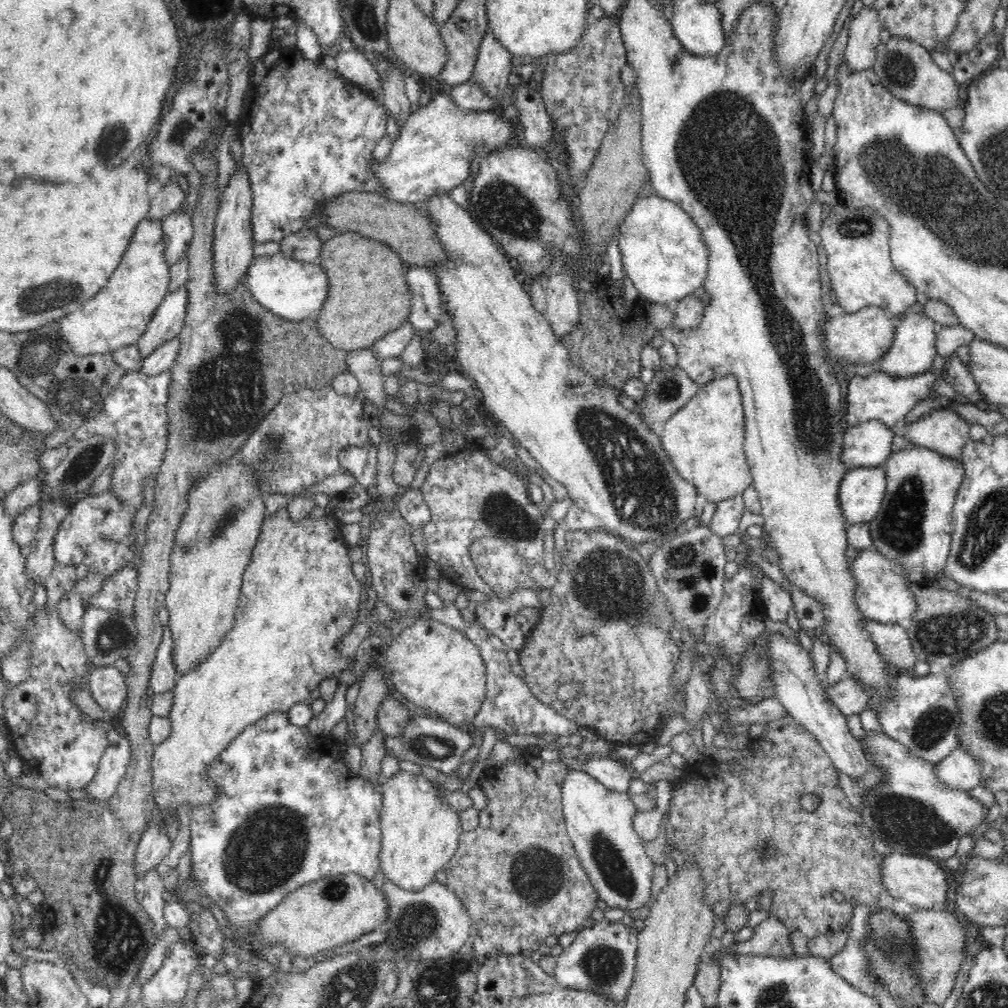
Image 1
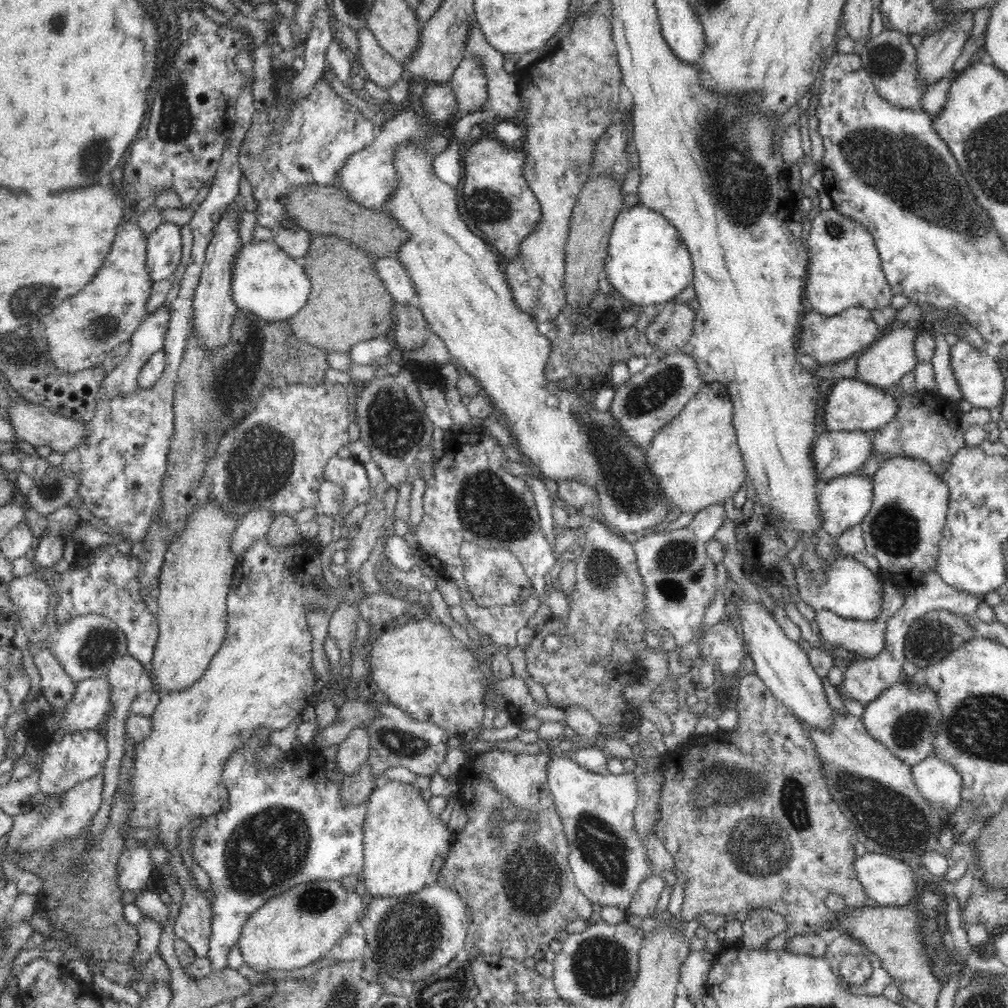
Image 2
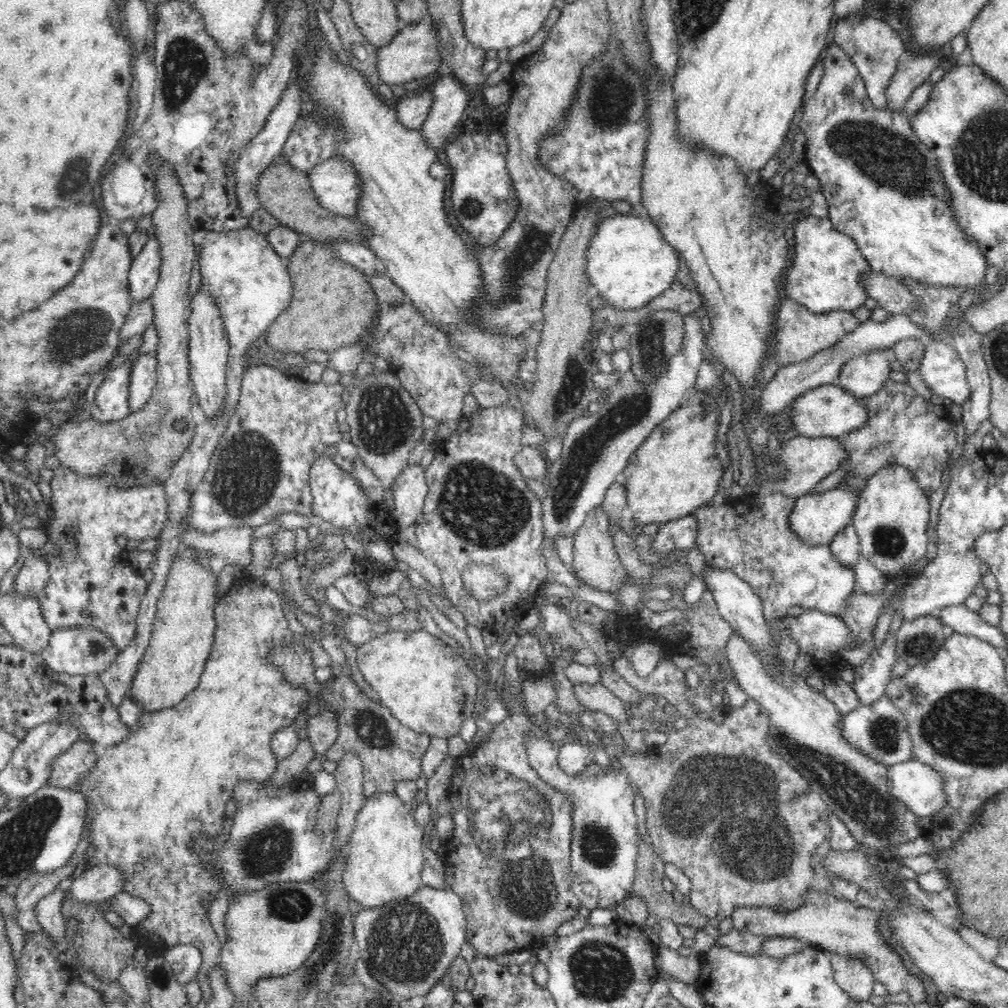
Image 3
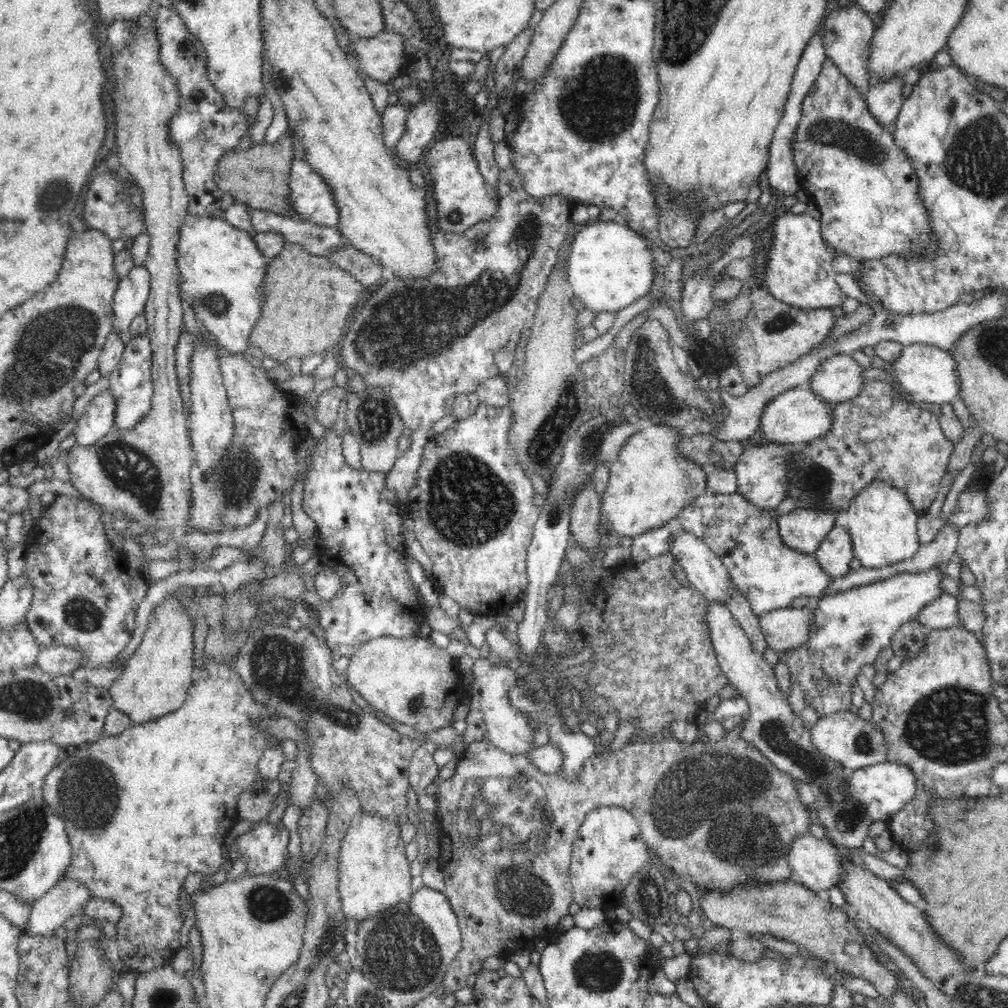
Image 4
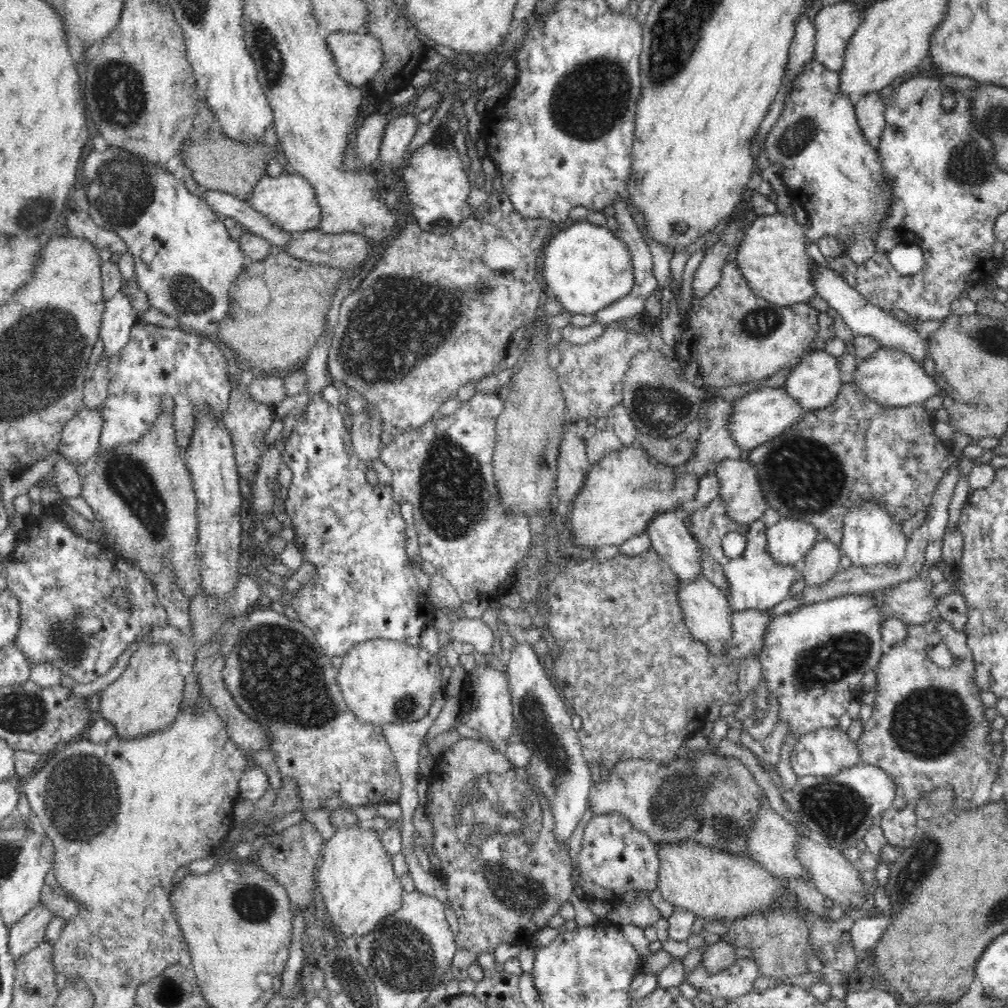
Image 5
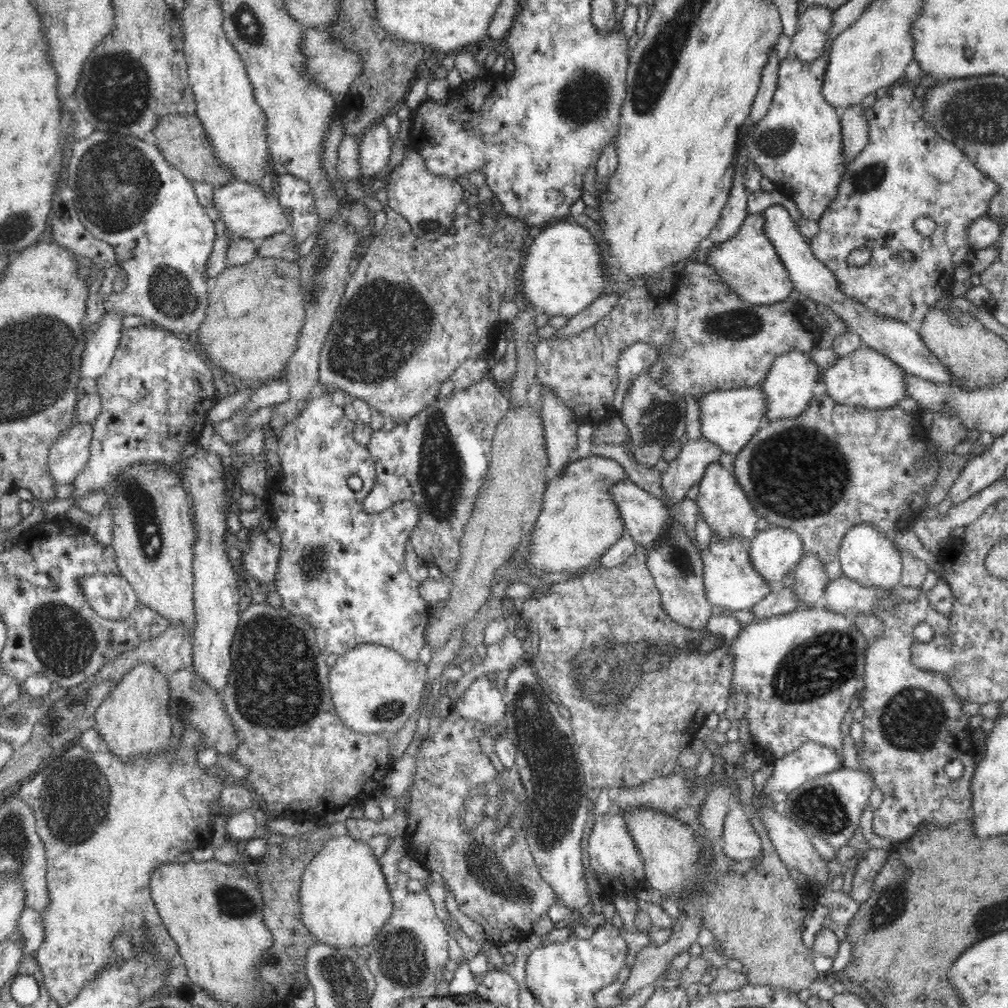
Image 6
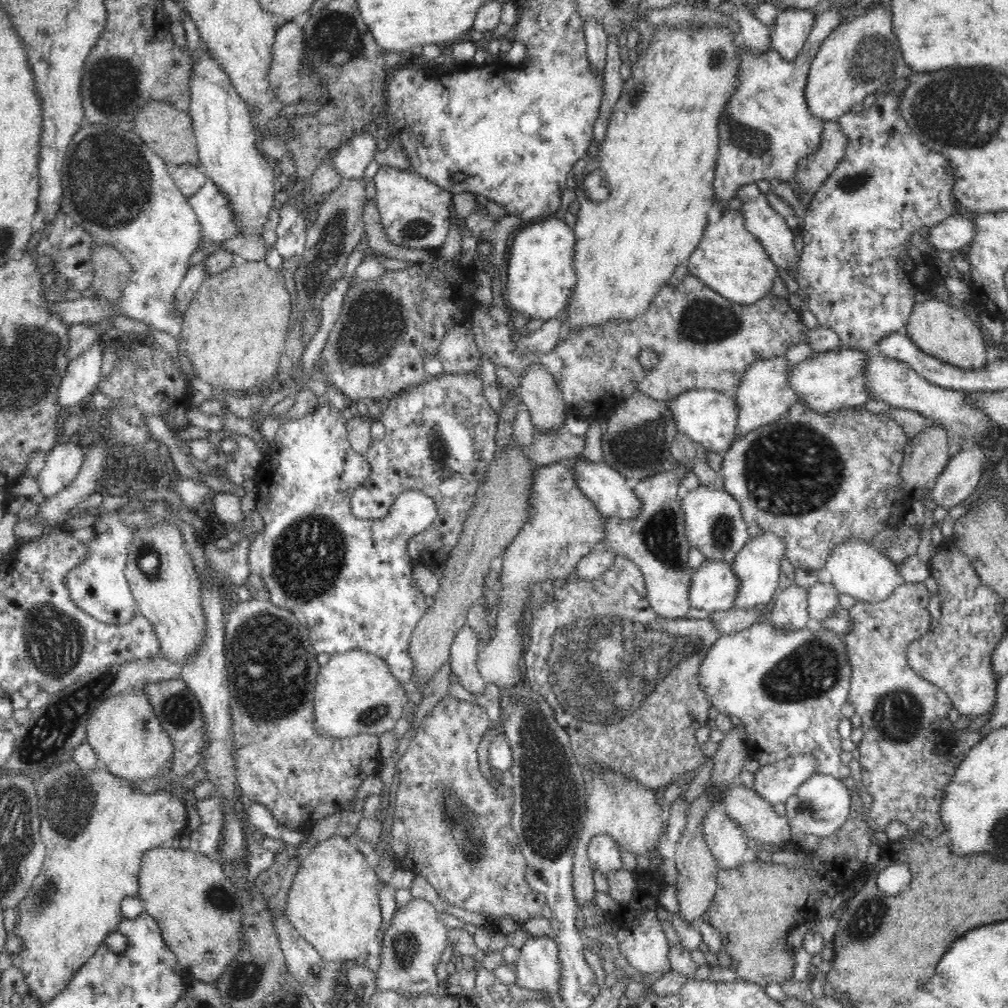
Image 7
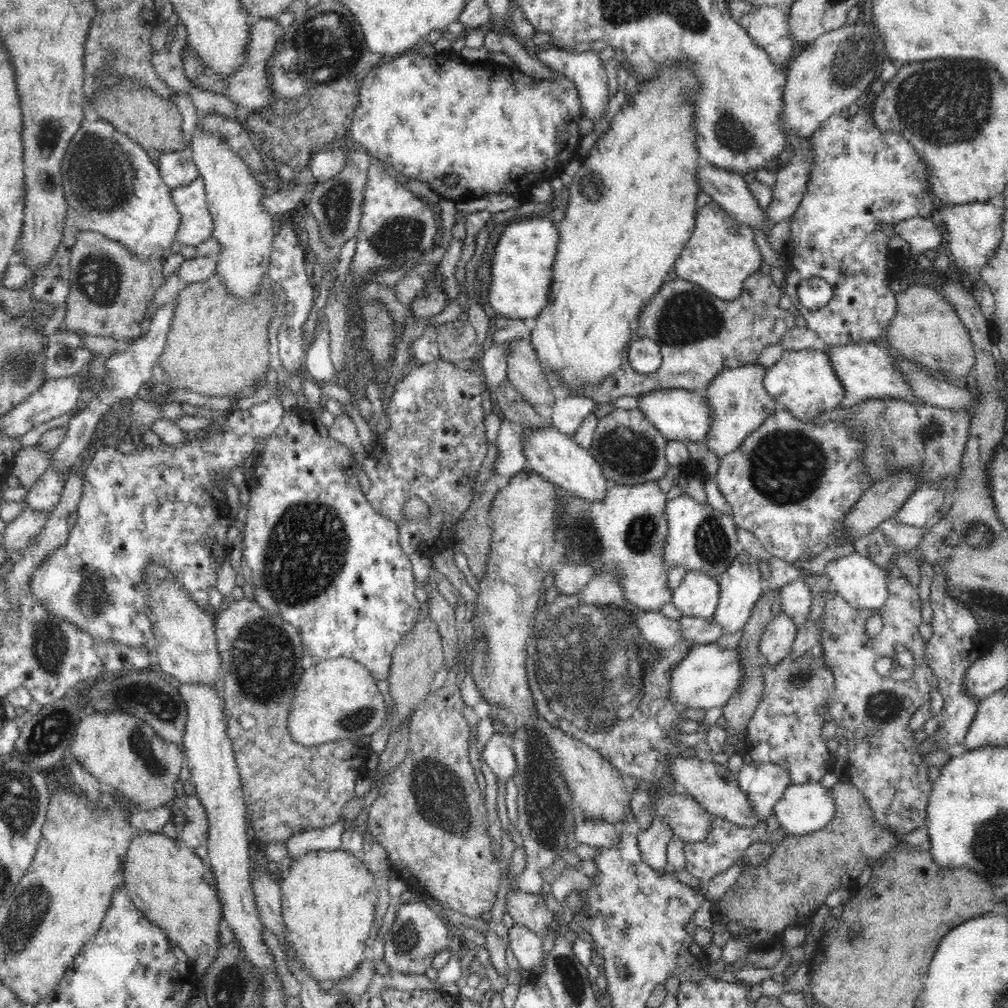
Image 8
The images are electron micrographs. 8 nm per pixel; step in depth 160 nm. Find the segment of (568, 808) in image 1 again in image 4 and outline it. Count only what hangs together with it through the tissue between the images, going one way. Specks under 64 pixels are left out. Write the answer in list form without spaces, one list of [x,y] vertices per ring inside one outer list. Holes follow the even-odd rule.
[[[480,657],[473,664],[471,678],[471,698],[466,719],[467,729],[463,732],[463,744],[488,740],[494,746],[514,754],[527,754],[535,747],[535,728],[515,706],[512,706],[508,692],[519,680],[521,670],[510,666],[495,666],[489,659]],[[600,806],[586,815],[574,842],[572,855],[570,873],[573,901],[581,907],[601,908],[609,913],[619,905],[632,878],[653,862],[635,816],[621,806]]]

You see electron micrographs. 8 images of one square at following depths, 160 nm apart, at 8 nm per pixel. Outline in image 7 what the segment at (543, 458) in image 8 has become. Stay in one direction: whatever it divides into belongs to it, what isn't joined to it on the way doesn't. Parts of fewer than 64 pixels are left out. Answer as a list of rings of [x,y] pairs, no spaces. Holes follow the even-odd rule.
[[[582,455],[576,459],[572,464],[572,471],[574,471],[574,481],[576,481],[576,487],[578,487],[584,496],[587,496],[594,504],[601,514],[620,518],[624,521],[631,521],[639,511],[640,501],[634,494],[634,491],[628,487],[628,481],[622,477],[620,473],[613,470],[610,466],[607,466],[604,461],[590,462]]]

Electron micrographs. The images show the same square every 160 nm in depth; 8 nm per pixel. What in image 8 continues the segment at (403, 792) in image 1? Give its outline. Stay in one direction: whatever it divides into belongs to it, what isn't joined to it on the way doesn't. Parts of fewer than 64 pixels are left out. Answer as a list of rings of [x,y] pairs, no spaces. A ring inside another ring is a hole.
[[[337,849],[337,850],[316,850],[306,852],[299,855],[299,858],[292,864],[289,870],[286,872],[286,878],[282,882],[281,886],[281,911],[282,922],[284,924],[285,931],[283,932],[283,938],[286,943],[292,947],[294,955],[296,955],[296,961],[301,964],[301,968],[305,968],[310,973],[312,978],[316,978],[320,982],[324,980],[333,980],[338,982],[342,978],[350,978],[356,968],[359,968],[361,963],[366,959],[369,953],[366,951],[366,940],[372,936],[372,926],[374,926],[374,914],[376,914],[376,904],[378,904],[378,892],[379,881],[372,875],[367,869],[367,866],[358,858],[355,858],[352,853]]]

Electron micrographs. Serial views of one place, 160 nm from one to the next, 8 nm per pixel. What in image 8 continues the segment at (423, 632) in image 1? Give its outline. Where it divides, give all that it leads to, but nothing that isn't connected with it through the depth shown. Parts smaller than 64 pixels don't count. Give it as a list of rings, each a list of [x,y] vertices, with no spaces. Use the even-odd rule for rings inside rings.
[[[353,658],[321,659],[316,665],[302,671],[302,680],[298,684],[298,692],[287,714],[287,730],[290,731],[292,740],[302,746],[325,746],[338,739],[358,739],[372,734],[385,724],[387,704],[384,694],[376,687],[375,678],[371,677],[367,668]]]

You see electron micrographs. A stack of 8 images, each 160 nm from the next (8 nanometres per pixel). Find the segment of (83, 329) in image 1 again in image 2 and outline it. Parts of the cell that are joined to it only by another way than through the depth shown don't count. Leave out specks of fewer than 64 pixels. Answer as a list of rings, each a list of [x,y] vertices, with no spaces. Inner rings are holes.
[[[127,219],[122,220],[121,224],[116,227],[115,237],[113,243],[111,244],[110,252],[108,252],[108,254],[105,256],[102,266],[100,266],[98,272],[94,275],[94,278],[90,279],[90,282],[85,286],[85,289],[82,289],[80,292],[74,294],[72,298],[66,298],[66,302],[62,302],[62,306],[54,308],[54,310],[50,312],[50,316],[46,316],[46,318],[44,318],[46,322],[30,322],[26,330],[23,328],[25,338],[30,338],[32,340],[46,340],[46,344],[48,344],[48,359],[54,363],[54,367],[58,369],[58,373],[75,374],[84,370],[96,369],[97,367],[102,366],[107,354],[111,350],[114,350],[123,342],[131,341],[131,336],[134,335],[134,332],[136,332],[138,327],[141,325],[141,322],[147,318],[145,304],[150,296],[152,285],[154,284],[153,280],[150,278],[150,275],[146,272],[146,251],[147,237],[144,236],[142,229],[137,224],[130,223]]]

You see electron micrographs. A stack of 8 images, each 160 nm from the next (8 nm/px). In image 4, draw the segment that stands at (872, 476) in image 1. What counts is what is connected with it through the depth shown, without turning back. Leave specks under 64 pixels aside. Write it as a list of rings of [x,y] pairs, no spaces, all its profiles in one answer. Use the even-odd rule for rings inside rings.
[[[795,508],[779,516],[779,533],[786,546],[806,554],[814,553],[834,528],[836,513],[819,508]]]

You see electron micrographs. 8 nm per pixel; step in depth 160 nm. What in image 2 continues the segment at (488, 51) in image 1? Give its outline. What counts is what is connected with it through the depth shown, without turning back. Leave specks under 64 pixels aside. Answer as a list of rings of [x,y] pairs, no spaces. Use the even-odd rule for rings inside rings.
[[[467,56],[455,73],[451,76],[448,84],[457,98],[454,114],[448,118],[447,123],[453,118],[463,118],[483,107],[488,98],[487,76],[483,66],[473,56]]]

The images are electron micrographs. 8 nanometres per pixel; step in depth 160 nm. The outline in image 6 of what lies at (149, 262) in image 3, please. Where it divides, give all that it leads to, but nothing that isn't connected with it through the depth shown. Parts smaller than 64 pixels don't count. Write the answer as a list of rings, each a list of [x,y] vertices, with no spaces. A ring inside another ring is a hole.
[[[105,314],[98,330],[92,338],[86,340],[86,348],[82,352],[80,362],[80,379],[97,381],[110,367],[114,353],[120,346],[124,329],[122,326],[123,314]]]

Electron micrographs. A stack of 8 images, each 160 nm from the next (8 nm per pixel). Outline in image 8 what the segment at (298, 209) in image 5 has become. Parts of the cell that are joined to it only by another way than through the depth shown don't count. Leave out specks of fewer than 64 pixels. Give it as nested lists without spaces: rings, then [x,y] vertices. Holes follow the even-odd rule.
[[[200,176],[186,186],[171,190],[172,202],[181,214],[175,234],[177,246],[198,246],[212,237],[215,222],[208,210],[205,190],[203,178]]]

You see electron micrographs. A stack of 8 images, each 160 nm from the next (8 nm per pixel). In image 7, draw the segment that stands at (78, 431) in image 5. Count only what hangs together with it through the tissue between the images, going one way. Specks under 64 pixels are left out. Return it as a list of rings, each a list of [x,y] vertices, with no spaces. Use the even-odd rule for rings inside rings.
[[[61,443],[48,454],[44,469],[37,475],[39,491],[50,498],[72,484],[85,459],[84,450],[75,443]]]

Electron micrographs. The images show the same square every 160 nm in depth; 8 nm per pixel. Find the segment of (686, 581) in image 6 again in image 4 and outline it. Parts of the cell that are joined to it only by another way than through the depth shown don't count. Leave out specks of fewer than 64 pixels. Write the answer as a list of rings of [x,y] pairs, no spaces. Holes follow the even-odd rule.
[[[709,601],[707,604],[708,610],[704,614],[704,623],[707,626],[707,632],[709,632],[709,640],[713,644],[717,661],[719,662],[719,668],[723,670],[723,673],[727,676],[729,684],[732,688],[738,690],[739,694],[749,704],[749,714],[746,716],[741,732],[741,737],[748,742],[751,742],[761,753],[776,766],[782,772],[788,773],[795,780],[803,780],[807,782],[816,792],[822,794],[826,792],[828,795],[836,798],[840,785],[847,778],[850,778],[852,769],[846,768],[833,760],[830,760],[827,756],[820,756],[818,751],[814,748],[811,741],[811,729],[804,729],[802,725],[801,716],[795,717],[788,702],[788,694],[784,694],[777,685],[775,672],[764,659],[763,654],[758,654],[751,646],[750,639],[746,636],[745,630],[741,627],[741,624],[736,621],[736,618],[732,615],[732,612],[727,608],[724,603],[720,601]]]

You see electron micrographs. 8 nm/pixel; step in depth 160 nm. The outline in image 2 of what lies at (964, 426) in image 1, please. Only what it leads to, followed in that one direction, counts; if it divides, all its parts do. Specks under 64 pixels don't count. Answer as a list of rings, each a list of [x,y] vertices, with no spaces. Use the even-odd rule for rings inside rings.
[[[900,384],[893,385],[884,390],[886,395],[898,400],[898,412],[894,419],[880,428],[869,432],[872,441],[872,456],[883,456],[884,459],[894,456],[907,456],[919,458],[930,465],[932,472],[941,476],[950,468],[951,458],[965,446],[964,433],[960,430],[959,420],[946,420],[940,418],[940,412],[928,414],[928,396],[919,391],[914,396],[907,396]]]

